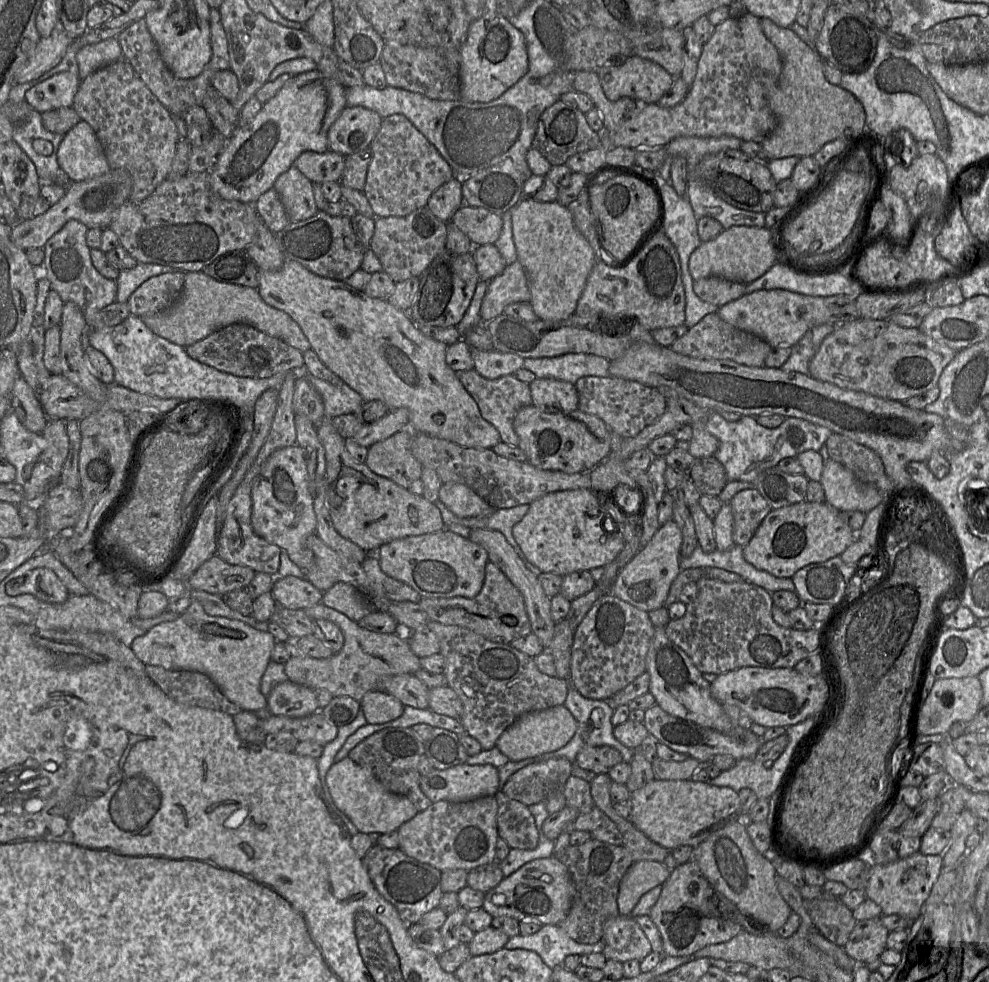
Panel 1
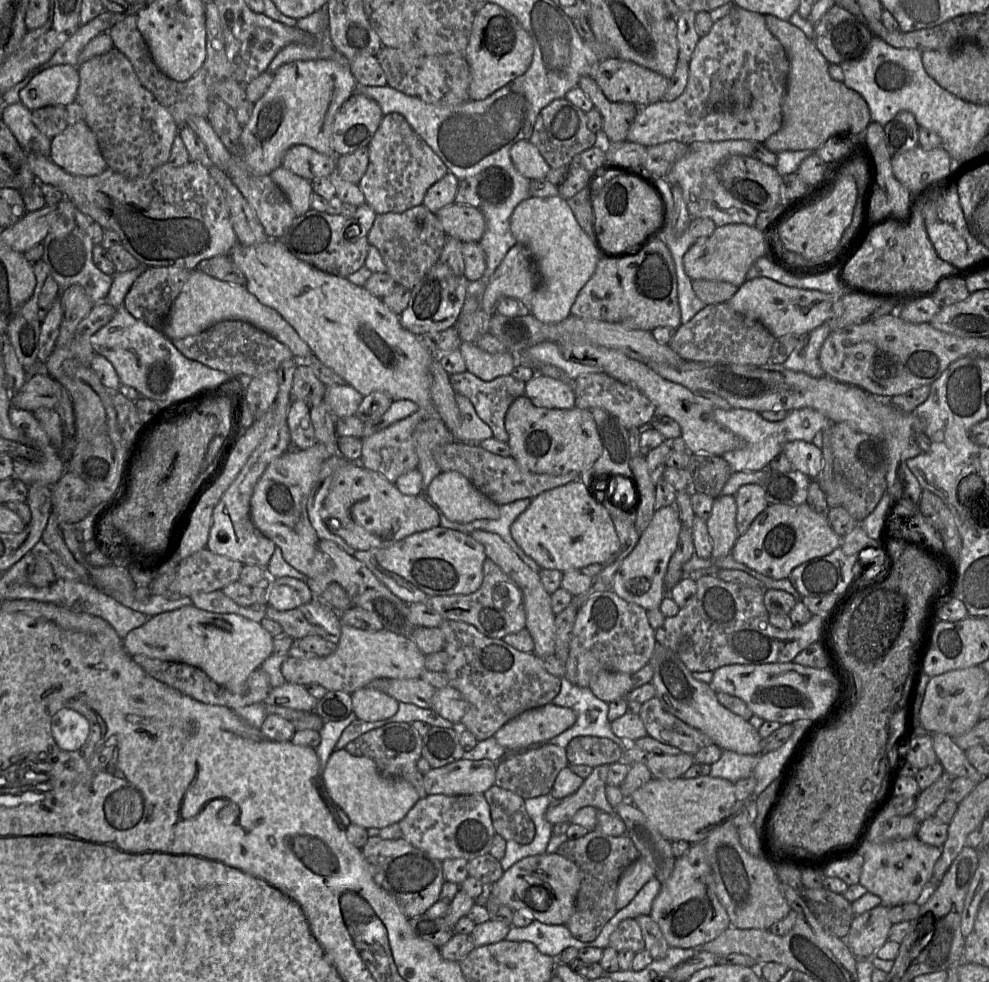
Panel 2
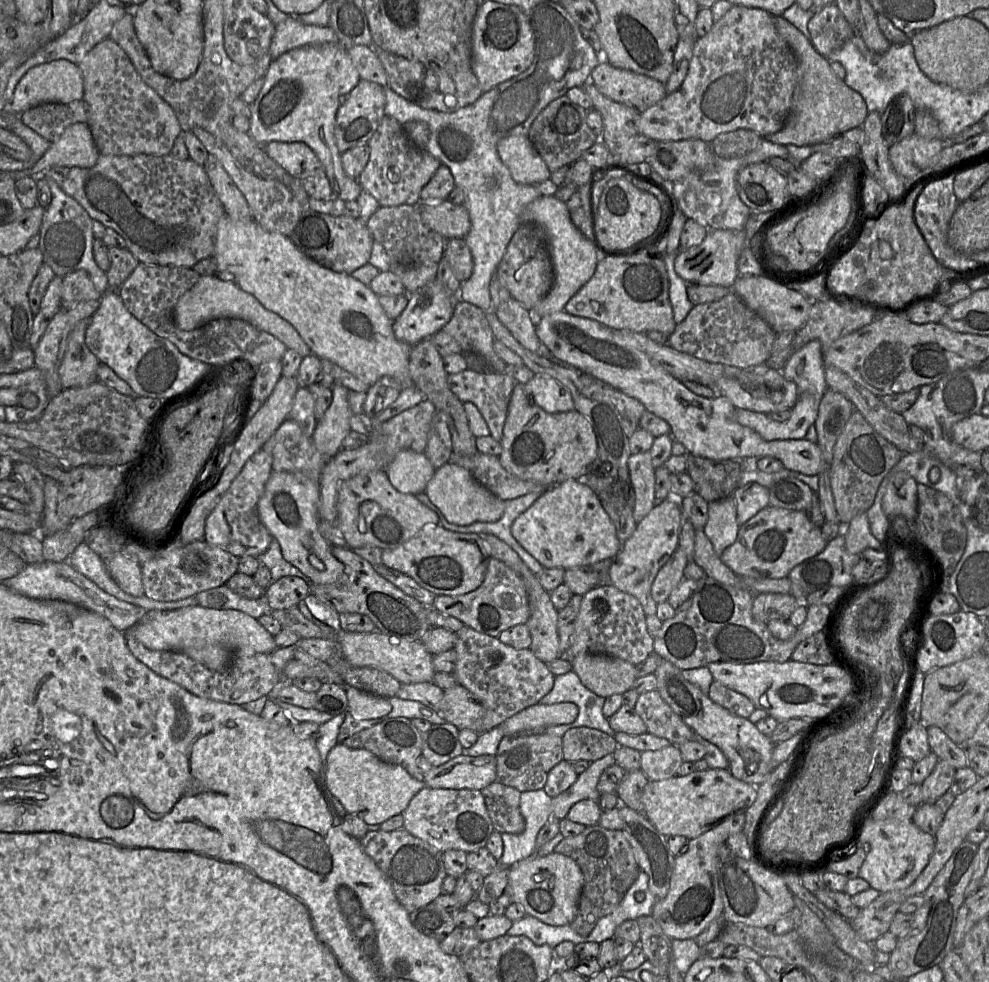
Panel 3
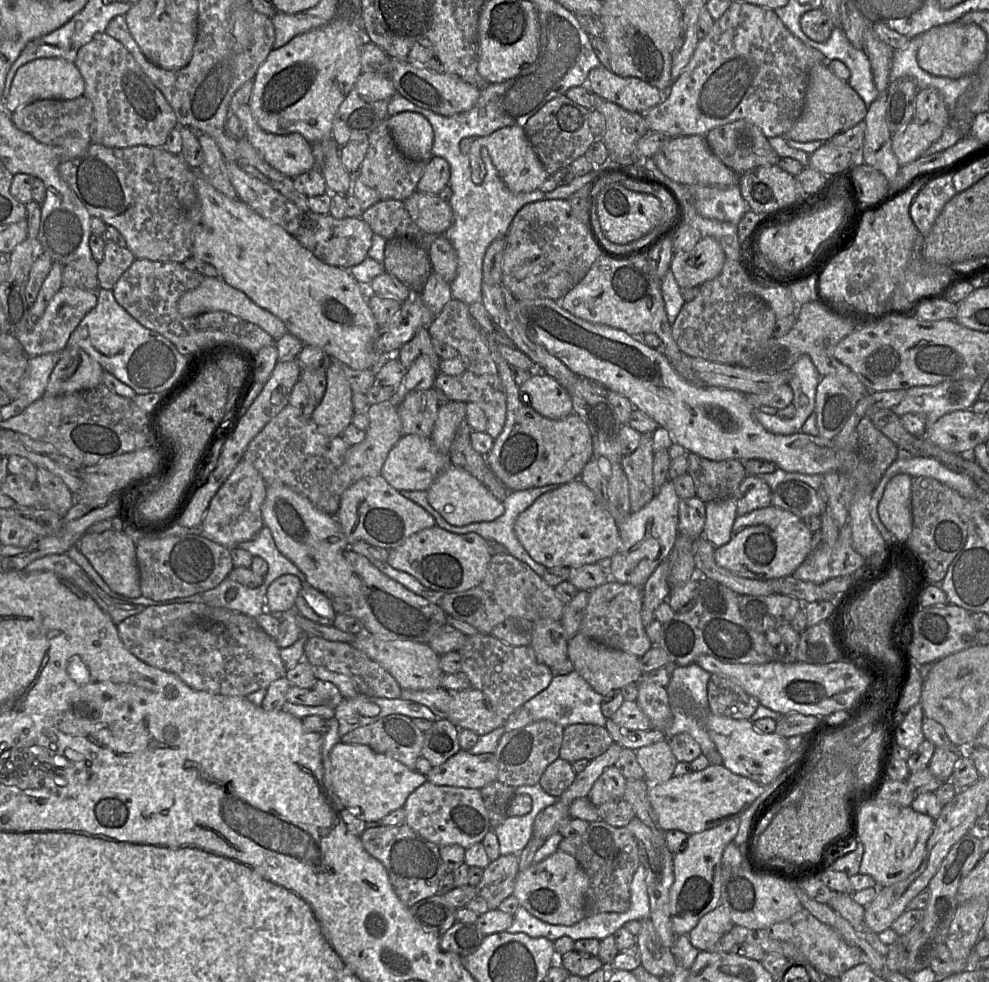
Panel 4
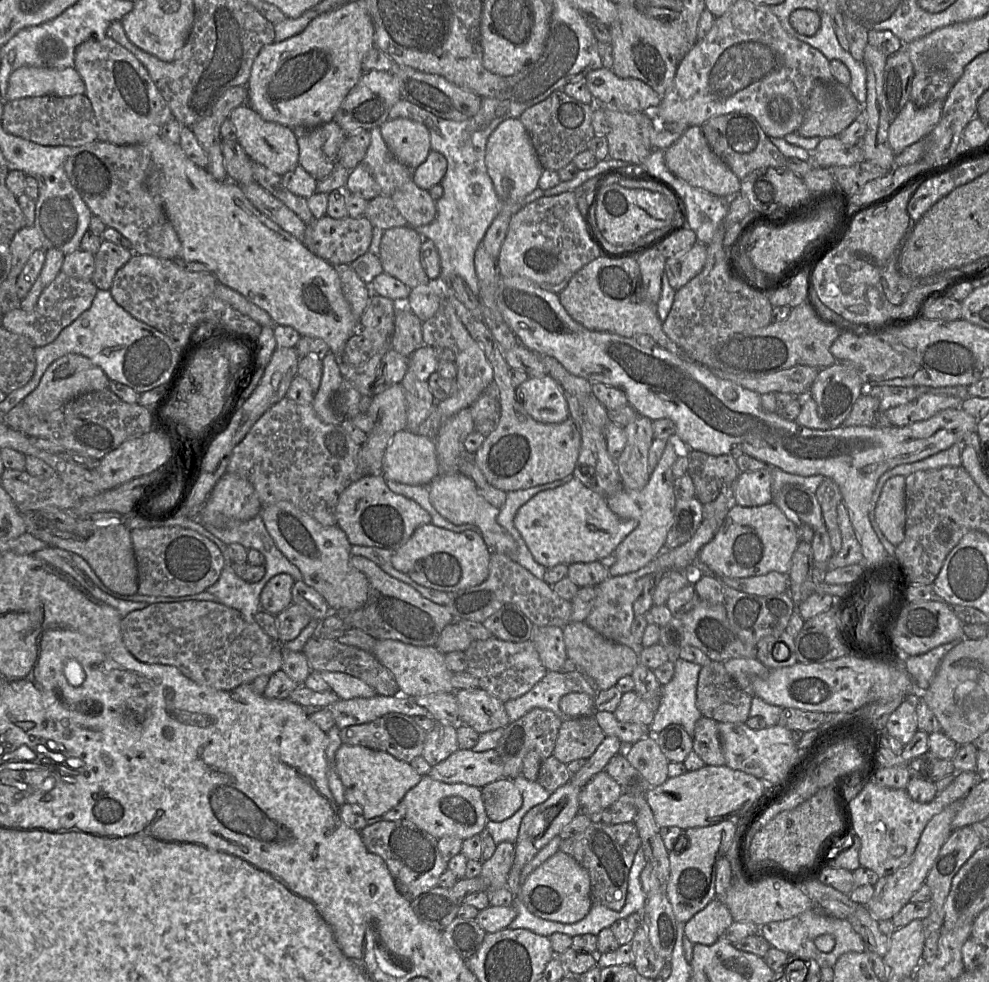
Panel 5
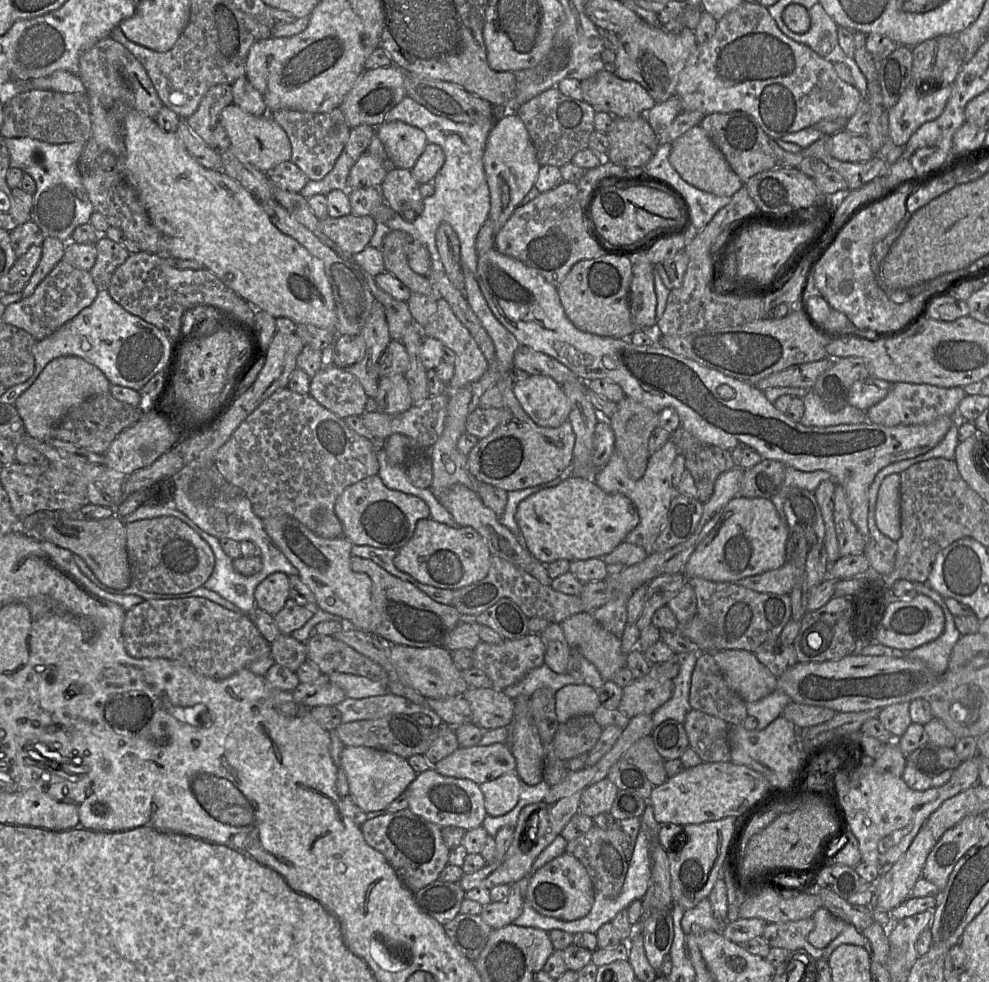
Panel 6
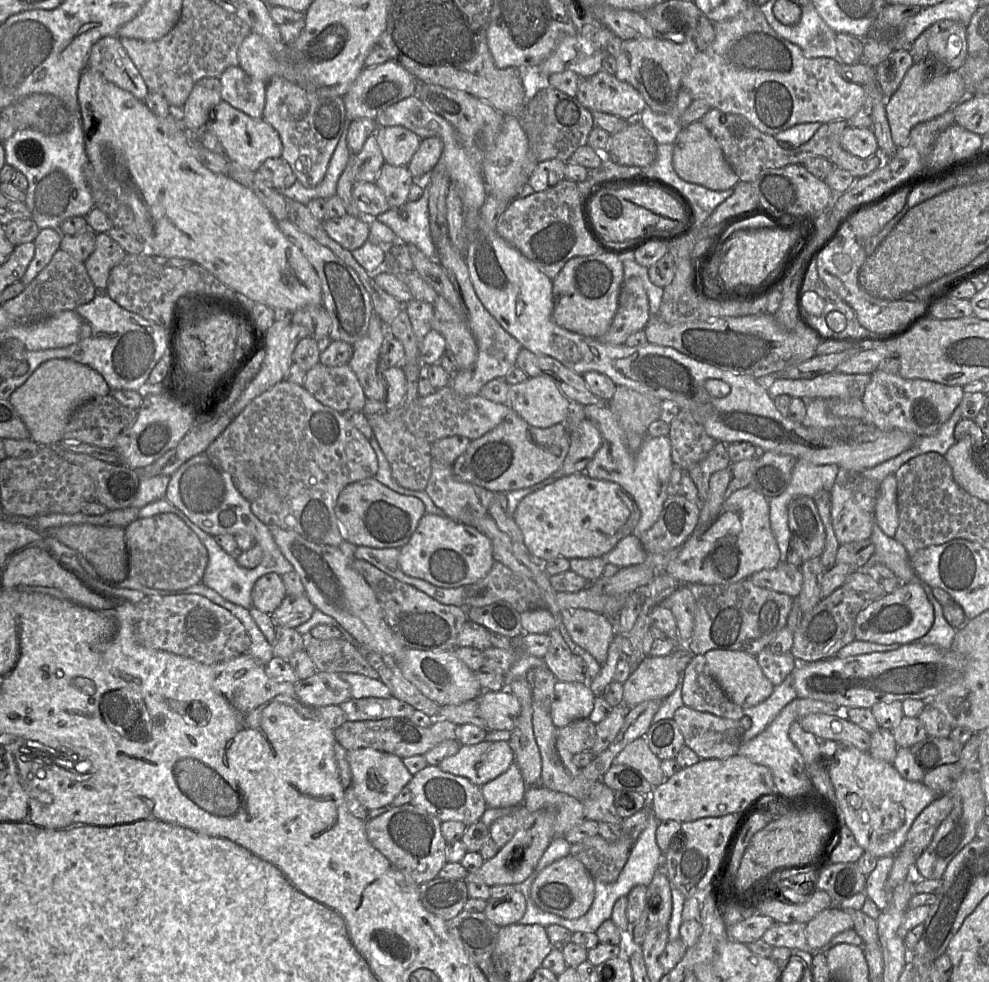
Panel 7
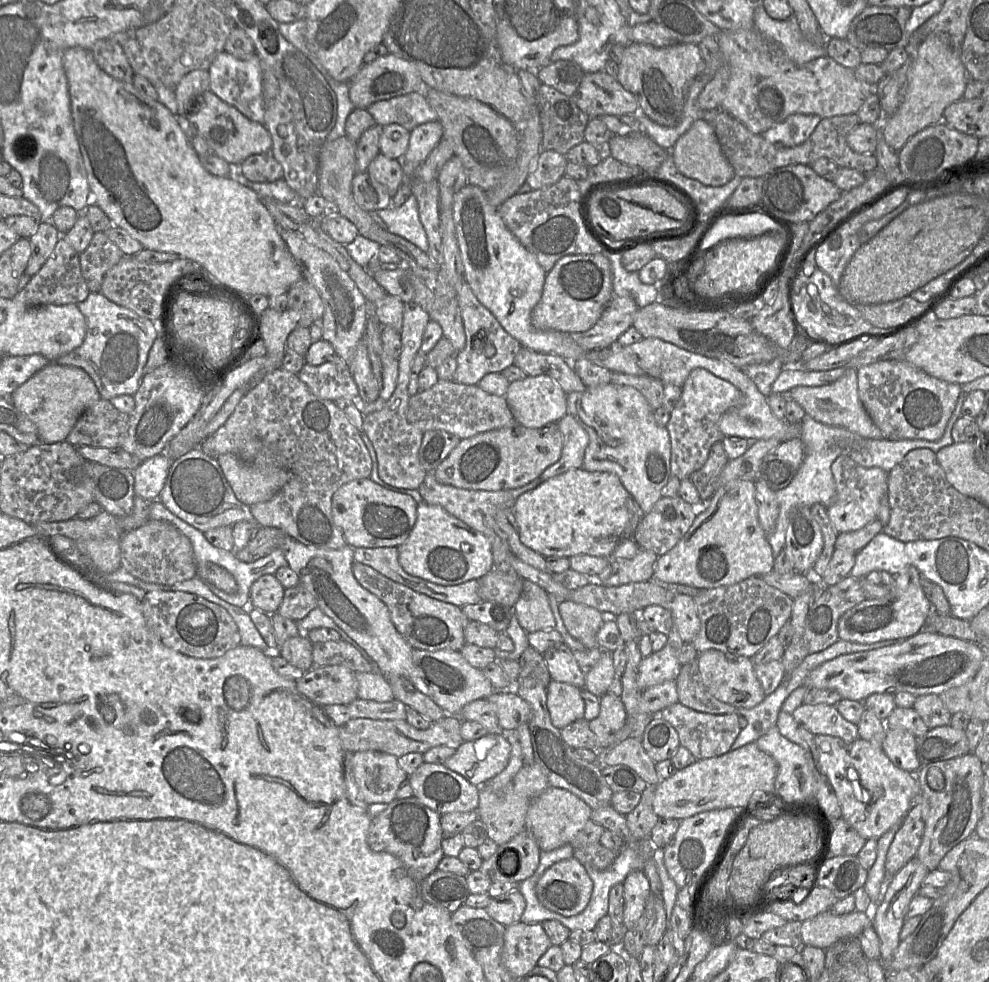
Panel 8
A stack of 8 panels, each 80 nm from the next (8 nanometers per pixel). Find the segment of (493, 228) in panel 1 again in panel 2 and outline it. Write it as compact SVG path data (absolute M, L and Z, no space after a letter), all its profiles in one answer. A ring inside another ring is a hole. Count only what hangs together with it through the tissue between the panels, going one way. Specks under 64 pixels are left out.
M450 204L436 213L447 237L461 242L476 242L481 240L486 223L482 212L470 205Z

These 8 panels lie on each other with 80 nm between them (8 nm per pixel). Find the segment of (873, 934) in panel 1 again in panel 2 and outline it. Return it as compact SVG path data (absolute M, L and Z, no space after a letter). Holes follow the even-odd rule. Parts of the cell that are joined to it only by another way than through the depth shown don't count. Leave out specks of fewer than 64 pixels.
M878 905L869 911L855 915L846 938L849 949L858 959L872 959L889 940L892 922L890 907Z

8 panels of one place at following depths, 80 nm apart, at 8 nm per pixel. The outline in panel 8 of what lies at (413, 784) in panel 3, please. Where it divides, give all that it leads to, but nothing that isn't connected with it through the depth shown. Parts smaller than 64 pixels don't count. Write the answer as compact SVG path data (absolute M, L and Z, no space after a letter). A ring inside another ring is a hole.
M377 752L350 754L350 768L364 800L370 804L389 804L409 775L398 765L398 757Z

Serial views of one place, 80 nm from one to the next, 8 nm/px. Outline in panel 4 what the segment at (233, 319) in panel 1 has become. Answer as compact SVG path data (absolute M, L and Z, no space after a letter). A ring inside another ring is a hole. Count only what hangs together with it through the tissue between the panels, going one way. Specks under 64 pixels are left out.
M205 277L198 287L186 292L180 297L177 308L183 317L194 317L211 311L228 312L258 325L274 340L278 340L288 333L285 324L280 319L269 311L259 307L245 293L230 286L220 277Z

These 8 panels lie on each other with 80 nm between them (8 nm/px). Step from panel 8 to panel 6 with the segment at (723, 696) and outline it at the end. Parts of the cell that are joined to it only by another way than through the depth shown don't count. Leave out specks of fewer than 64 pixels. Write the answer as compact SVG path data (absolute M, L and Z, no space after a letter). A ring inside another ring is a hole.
M720 650L712 653L731 690L746 703L758 701L777 688L777 677L752 652Z

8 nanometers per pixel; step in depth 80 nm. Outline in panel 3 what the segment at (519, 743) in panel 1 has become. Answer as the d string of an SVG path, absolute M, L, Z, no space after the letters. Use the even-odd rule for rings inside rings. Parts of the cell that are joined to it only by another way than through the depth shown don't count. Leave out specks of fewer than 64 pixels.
M571 702L552 705L536 704L527 707L506 719L499 726L504 736L517 733L531 733L535 729L548 726L569 724L578 715L578 707Z

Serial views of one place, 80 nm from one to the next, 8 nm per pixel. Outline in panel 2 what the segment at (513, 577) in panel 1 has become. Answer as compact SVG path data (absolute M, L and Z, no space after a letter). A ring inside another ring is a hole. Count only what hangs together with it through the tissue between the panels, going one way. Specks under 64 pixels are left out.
M475 530L470 536L484 546L487 558L498 565L520 588L526 613L526 629L534 642L533 653L540 659L554 655L556 615L551 608L551 595L544 589L539 574L531 570L498 534Z

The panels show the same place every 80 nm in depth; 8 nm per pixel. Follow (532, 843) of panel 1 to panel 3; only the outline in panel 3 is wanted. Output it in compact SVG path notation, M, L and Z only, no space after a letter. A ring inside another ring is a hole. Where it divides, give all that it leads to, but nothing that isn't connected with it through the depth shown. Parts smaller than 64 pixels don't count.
M495 781L482 789L481 794L495 831L521 834L525 830L520 791Z

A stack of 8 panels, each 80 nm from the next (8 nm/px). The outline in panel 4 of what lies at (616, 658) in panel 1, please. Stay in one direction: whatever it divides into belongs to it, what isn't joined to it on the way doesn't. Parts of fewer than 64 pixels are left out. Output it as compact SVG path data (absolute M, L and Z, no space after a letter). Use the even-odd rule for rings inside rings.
M609 578L590 592L579 632L610 648L641 658L653 646L642 623L642 607L643 587L622 584Z

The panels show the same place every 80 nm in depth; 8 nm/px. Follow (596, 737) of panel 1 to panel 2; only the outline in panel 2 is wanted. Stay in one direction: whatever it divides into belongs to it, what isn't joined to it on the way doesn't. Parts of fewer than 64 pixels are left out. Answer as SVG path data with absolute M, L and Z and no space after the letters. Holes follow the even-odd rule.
M562 677L561 689L551 703L571 708L577 714L577 720L570 728L543 743L566 748L577 736L596 736L612 740L622 752L635 747L631 740L622 741L612 732L607 718L609 703L596 697L588 687L574 685Z

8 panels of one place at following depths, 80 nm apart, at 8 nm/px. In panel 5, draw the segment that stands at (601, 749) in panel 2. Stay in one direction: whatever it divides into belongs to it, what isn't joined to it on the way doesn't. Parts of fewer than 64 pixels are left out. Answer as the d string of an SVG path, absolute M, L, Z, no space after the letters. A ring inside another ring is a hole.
M594 715L563 721L559 729L553 756L562 763L588 759L606 737Z

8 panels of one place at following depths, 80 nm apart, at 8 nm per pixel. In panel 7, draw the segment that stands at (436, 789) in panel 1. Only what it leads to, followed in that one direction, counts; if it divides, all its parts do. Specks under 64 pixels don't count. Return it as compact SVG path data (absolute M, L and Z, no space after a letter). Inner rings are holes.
M484 740L478 744L461 745L456 754L443 759L438 766L444 772L465 777L481 787L506 772L513 762L514 753L508 741Z

